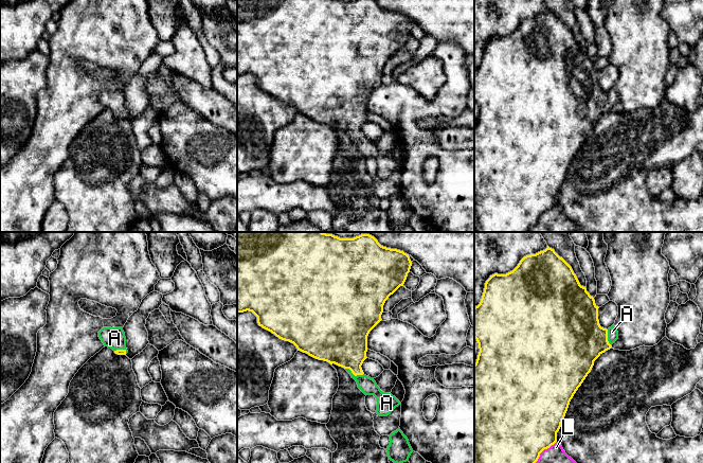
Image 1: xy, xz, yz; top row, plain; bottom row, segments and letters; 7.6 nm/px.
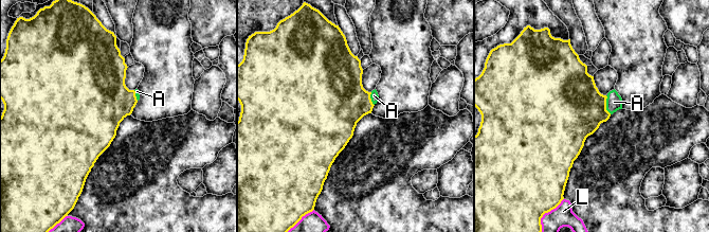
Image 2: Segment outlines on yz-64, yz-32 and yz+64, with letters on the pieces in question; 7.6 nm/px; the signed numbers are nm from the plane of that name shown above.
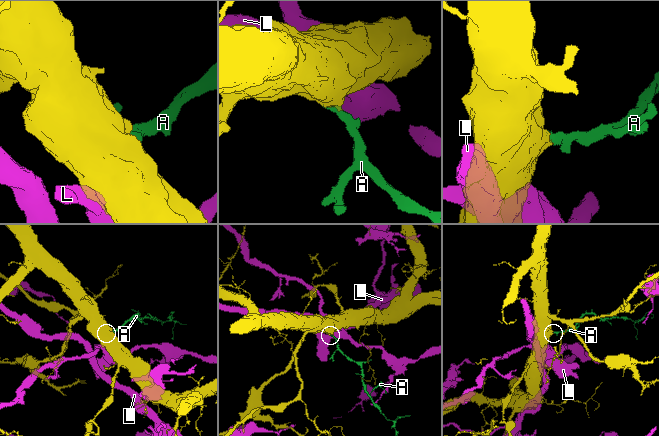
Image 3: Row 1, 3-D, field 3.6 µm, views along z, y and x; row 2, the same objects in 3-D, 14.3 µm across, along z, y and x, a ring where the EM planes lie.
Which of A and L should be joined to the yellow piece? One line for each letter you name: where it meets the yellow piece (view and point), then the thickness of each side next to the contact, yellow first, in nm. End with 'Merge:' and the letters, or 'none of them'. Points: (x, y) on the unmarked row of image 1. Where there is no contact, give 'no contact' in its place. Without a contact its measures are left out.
A: xz (355, 138) | 340/120 nm
Merge: A

